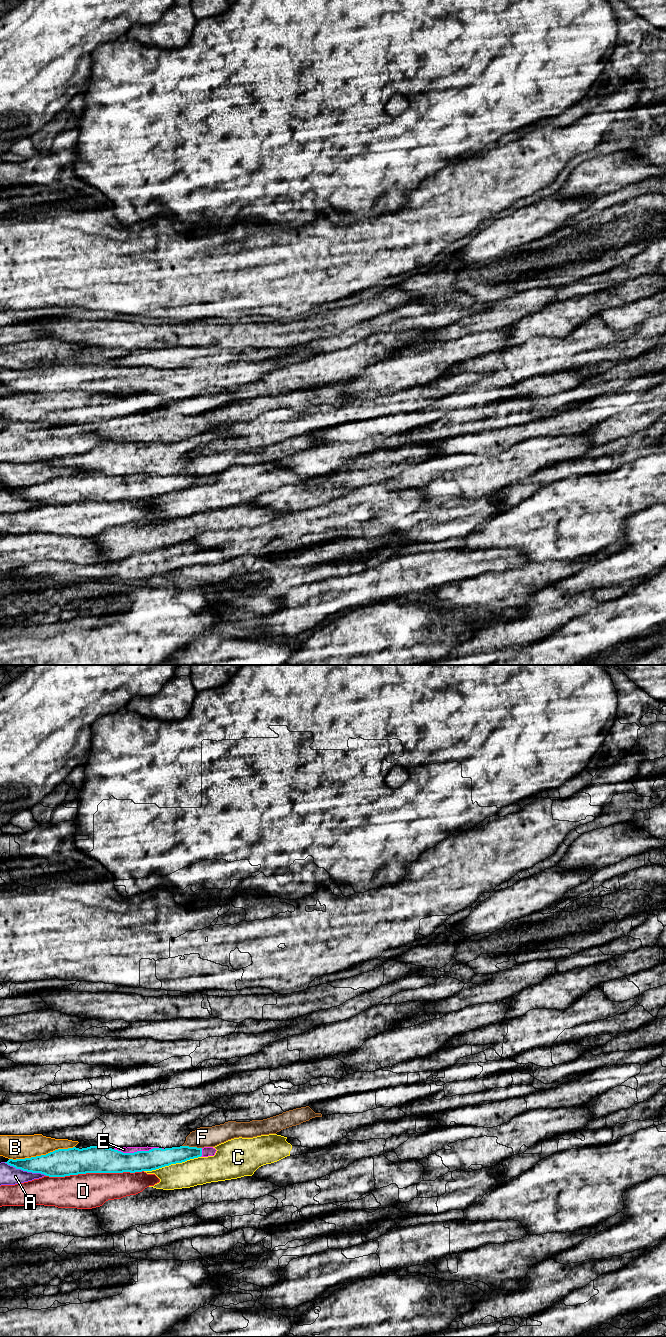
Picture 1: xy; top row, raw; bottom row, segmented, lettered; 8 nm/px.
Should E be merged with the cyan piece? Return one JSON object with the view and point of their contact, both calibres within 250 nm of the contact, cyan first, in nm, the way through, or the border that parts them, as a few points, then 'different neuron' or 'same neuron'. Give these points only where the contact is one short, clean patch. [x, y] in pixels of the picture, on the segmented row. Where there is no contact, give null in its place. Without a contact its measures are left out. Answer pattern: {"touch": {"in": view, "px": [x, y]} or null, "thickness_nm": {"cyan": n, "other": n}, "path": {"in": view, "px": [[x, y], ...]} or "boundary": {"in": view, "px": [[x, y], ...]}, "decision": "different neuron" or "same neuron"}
{"touch": {"in": "xy", "px": [137, 1151]}, "thickness_nm": {"cyan": 200, "other": 50}, "decision": "same neuron"}

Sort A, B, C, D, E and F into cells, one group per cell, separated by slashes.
A / B / C / D / E / F

